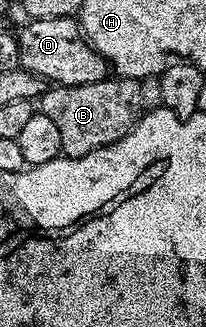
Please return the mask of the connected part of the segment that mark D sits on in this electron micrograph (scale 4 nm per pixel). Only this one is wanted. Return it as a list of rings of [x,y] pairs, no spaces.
[[[76,18],[62,20],[28,20],[18,30],[20,69],[37,74],[45,83],[58,86],[94,84],[109,77],[110,67],[84,37]]]

